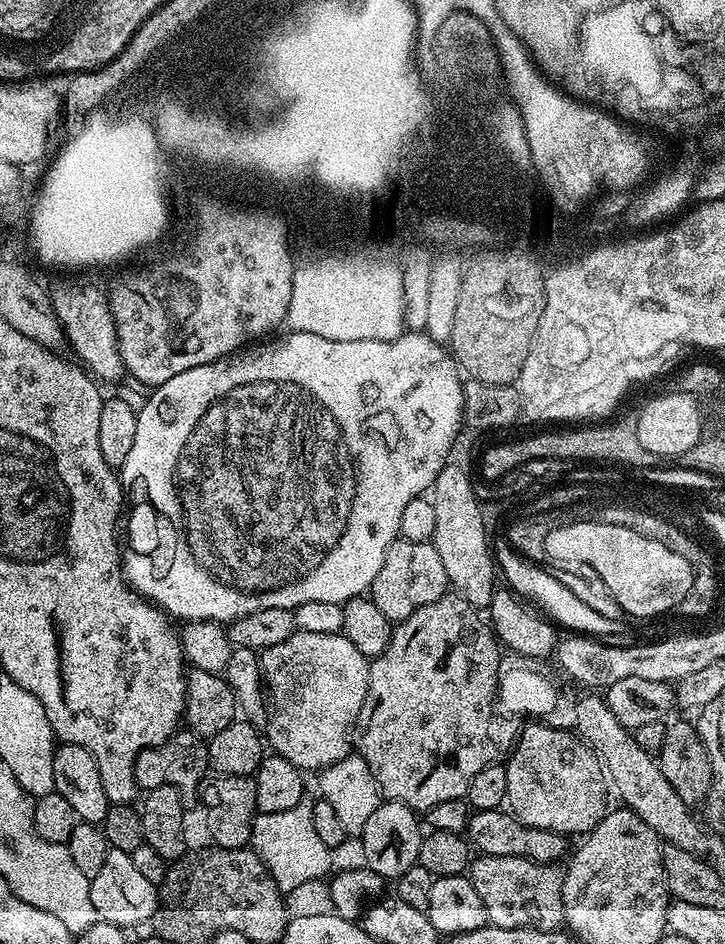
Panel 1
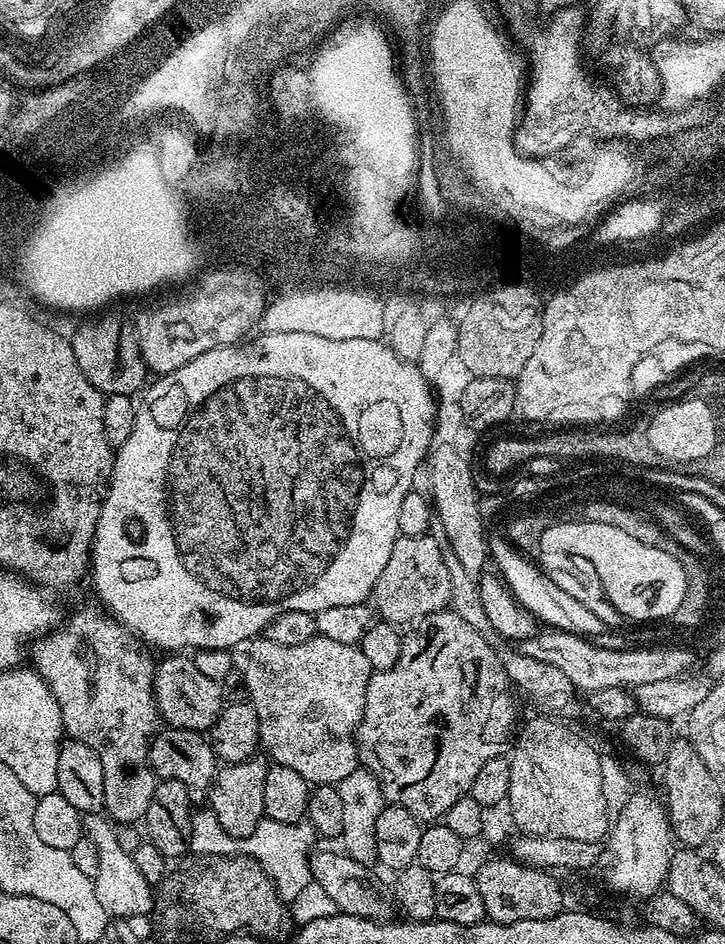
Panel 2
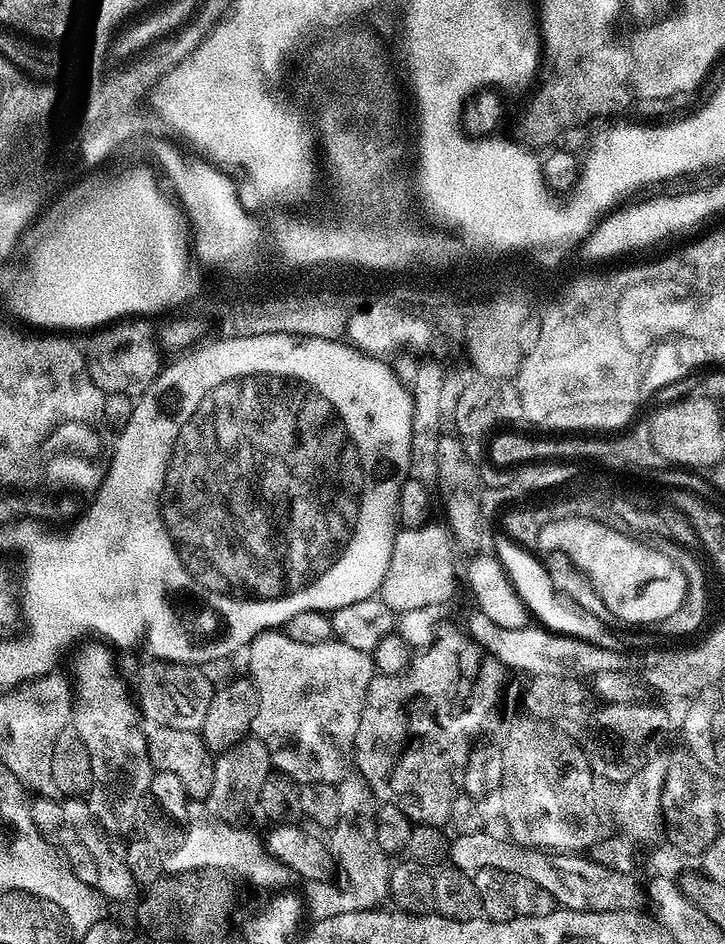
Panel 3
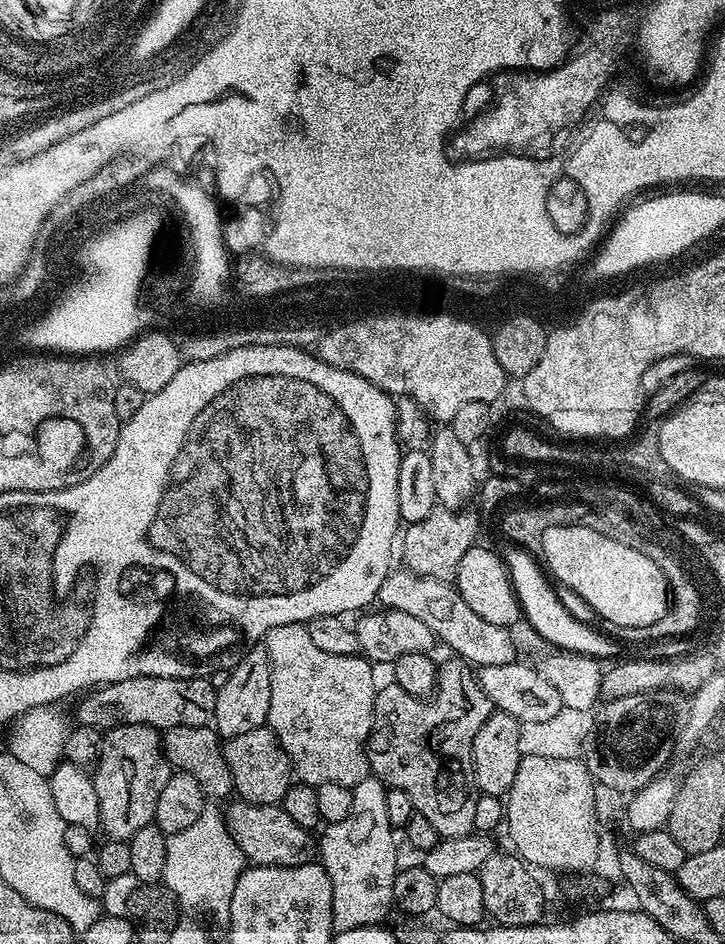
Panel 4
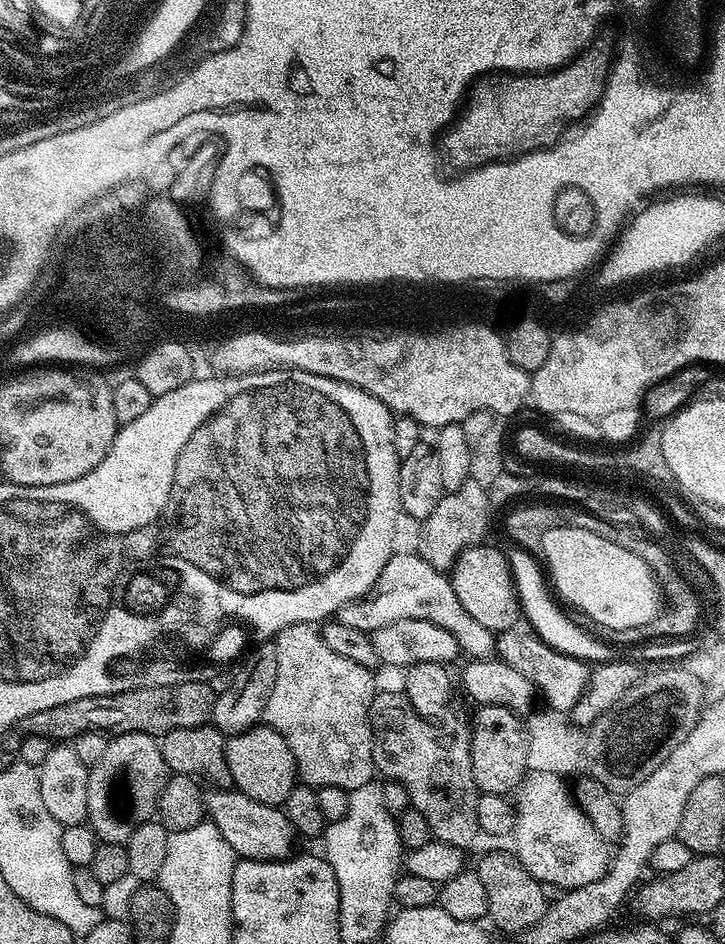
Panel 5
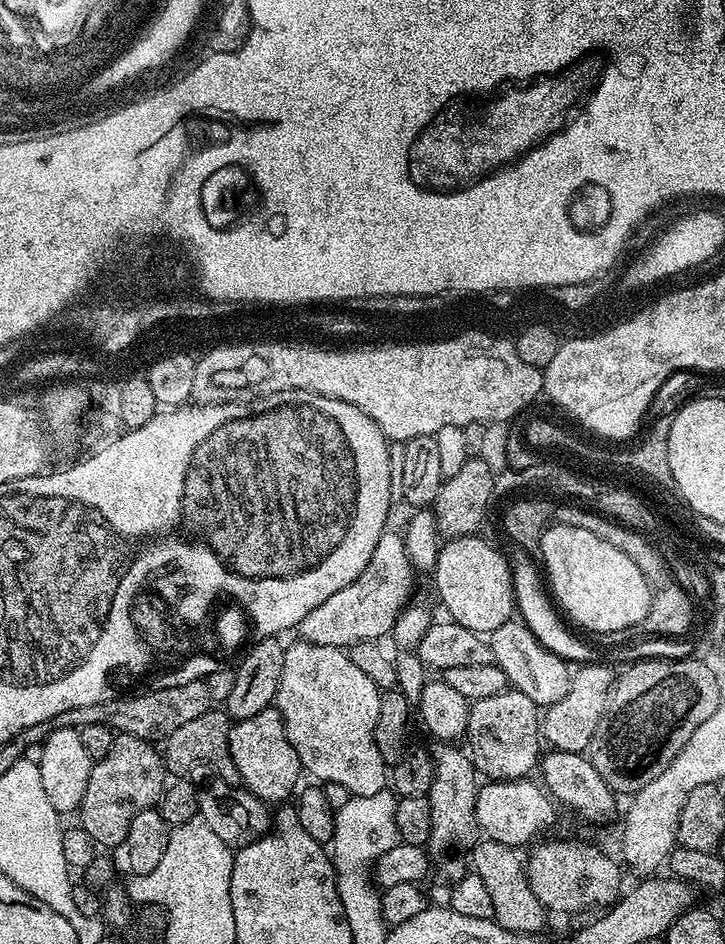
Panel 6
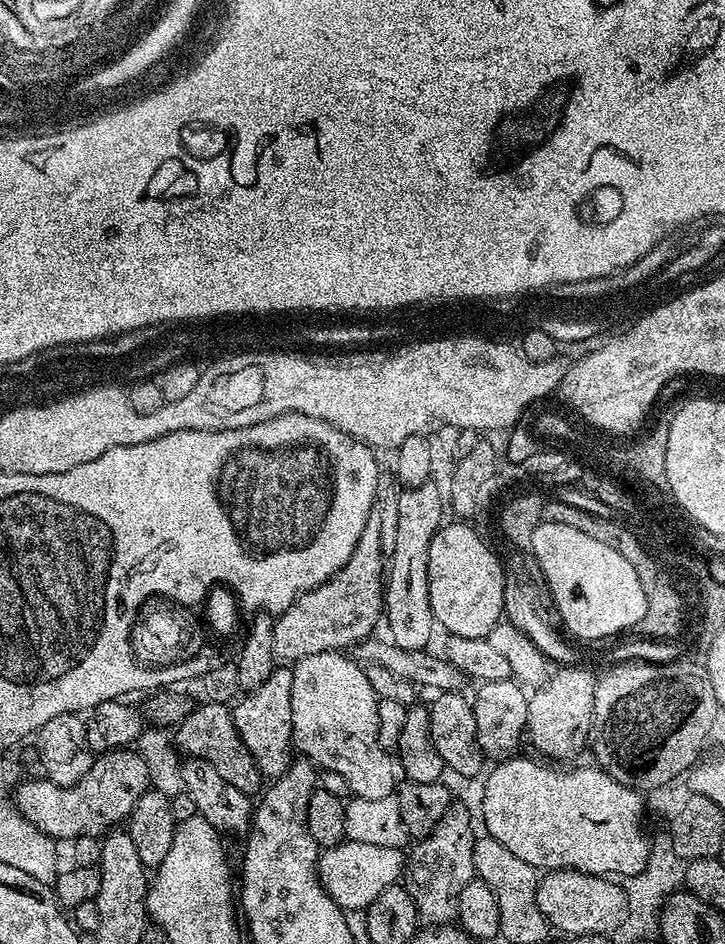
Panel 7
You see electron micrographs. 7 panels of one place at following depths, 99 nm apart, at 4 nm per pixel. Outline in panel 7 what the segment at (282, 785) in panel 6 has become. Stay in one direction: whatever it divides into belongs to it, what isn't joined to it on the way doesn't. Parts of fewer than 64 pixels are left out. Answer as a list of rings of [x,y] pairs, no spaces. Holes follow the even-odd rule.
[[[278,666],[262,682],[262,686],[245,691],[231,705],[232,721],[254,762],[261,777],[275,778],[286,774],[294,759],[292,742],[292,719],[290,718],[290,686],[292,670],[288,666]]]

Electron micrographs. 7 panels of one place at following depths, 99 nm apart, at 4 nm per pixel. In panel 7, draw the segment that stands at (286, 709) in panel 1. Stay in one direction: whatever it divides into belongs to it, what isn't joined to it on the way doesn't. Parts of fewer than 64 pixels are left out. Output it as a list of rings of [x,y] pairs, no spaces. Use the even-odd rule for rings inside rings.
[[[339,651],[310,654],[295,661],[291,670],[290,718],[295,751],[303,759],[311,760],[317,769],[342,774],[342,778],[346,778],[349,793],[355,799],[386,798],[393,795],[398,788],[398,764],[393,753],[378,742],[380,700],[370,686],[367,671],[351,655],[341,654]]]

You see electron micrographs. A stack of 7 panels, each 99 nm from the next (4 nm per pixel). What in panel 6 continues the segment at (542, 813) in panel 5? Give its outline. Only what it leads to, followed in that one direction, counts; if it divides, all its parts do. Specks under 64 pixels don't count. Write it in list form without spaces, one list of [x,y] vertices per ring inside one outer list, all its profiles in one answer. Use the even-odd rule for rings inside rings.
[[[547,840],[540,842],[545,844],[537,843],[531,849],[533,852],[527,853],[526,867],[530,890],[534,890],[534,898],[538,898],[538,902],[542,902],[549,913],[584,912],[587,908],[604,910],[620,899],[620,868],[602,849],[595,848],[592,844],[579,844],[576,840]]]

